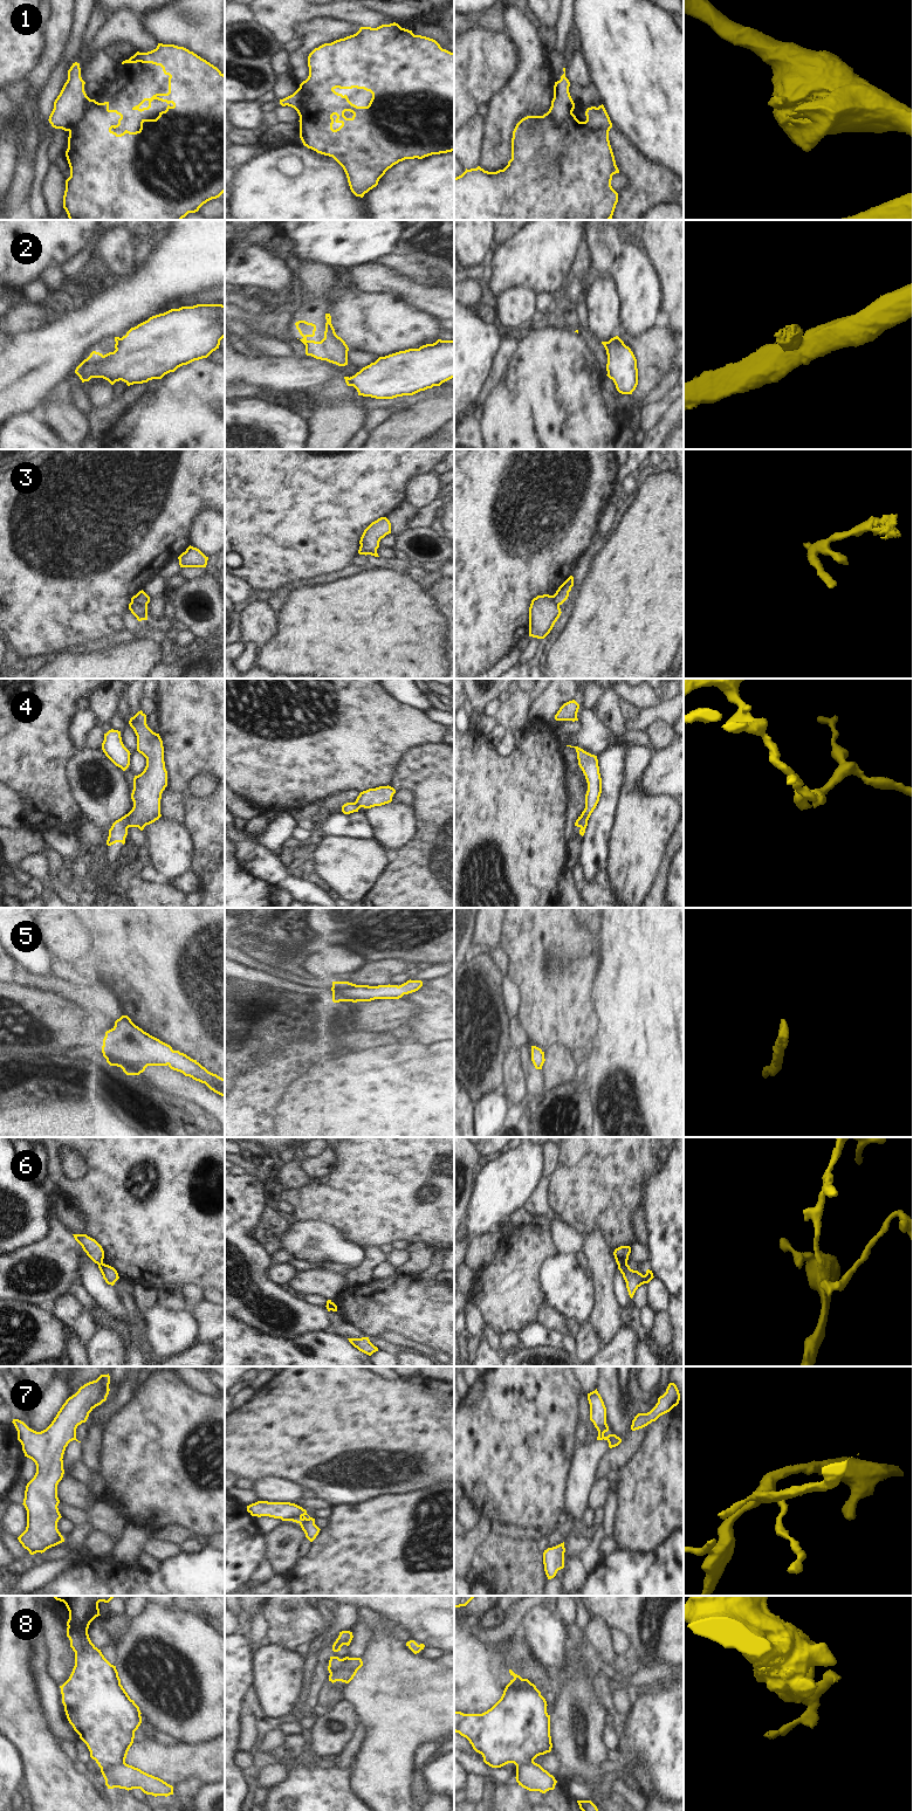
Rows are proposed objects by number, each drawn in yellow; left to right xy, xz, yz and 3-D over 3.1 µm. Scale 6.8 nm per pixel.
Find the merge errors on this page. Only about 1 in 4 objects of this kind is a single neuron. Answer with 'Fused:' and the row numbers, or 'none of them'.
Fused: 1, 2, 3, 4, 6, 7, 8.

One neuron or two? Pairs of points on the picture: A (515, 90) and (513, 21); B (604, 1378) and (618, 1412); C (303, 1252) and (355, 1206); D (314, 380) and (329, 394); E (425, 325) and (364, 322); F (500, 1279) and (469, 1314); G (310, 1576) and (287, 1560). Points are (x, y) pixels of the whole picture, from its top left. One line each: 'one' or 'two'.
A: one
B: one
C: two
D: two
E: one
F: two
G: two

